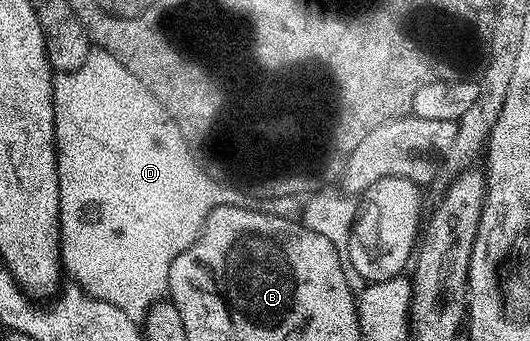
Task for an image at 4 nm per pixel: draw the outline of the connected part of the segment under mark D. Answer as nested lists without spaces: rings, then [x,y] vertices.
[[[101,49],[91,50],[90,55],[75,71],[64,71],[53,76],[54,80],[54,146],[58,149],[58,184],[60,185],[60,233],[62,234],[62,266],[65,274],[70,274],[75,284],[87,295],[116,305],[128,317],[141,321],[146,311],[154,303],[163,302],[170,290],[170,270],[172,261],[191,247],[202,231],[204,221],[217,207],[224,207],[222,199],[230,195],[218,195],[218,182],[215,176],[204,170],[189,143],[182,138],[177,126],[162,106],[154,100],[148,88],[124,66],[115,55]]]

